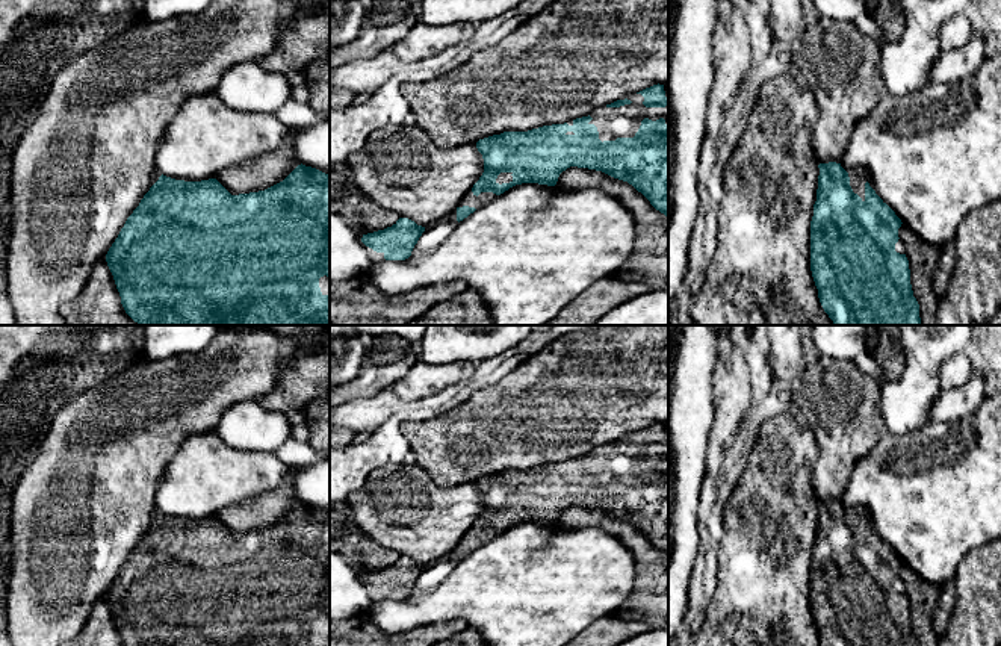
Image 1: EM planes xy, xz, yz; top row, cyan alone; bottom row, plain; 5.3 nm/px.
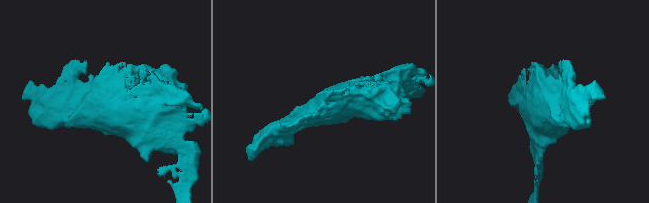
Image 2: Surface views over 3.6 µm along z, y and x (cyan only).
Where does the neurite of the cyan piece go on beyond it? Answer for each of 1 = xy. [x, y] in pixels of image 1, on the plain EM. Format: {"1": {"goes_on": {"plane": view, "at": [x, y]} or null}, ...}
{"1": {"goes_on": {"plane": "xy", "at": [324, 621]}}}

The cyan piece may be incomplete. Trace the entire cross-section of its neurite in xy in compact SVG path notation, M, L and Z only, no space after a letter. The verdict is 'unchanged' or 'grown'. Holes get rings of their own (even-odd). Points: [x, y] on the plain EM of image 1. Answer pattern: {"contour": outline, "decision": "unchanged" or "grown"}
{"contour": "M301 502L283 520L265 530L231 534L216 517L184 520L156 510L150 530L127 557L106 601L122 646L330 646L330 513Z", "decision": "grown"}

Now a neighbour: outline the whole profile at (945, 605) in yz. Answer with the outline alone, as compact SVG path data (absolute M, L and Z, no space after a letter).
M951 581L941 590L941 598L933 611L933 628L939 637L942 637L947 632L950 617L954 608L956 608L956 584L954 581Z

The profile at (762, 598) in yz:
M788 412L767 419L759 427L759 436L748 454L745 469L730 492L727 502L723 505L724 536L720 542L717 554L717 590L705 611L703 626L693 637L690 646L823 646L810 610L810 560L814 555L820 514L820 502L814 492L812 475L814 463L818 458L818 454L820 448L814 431L800 425Z

